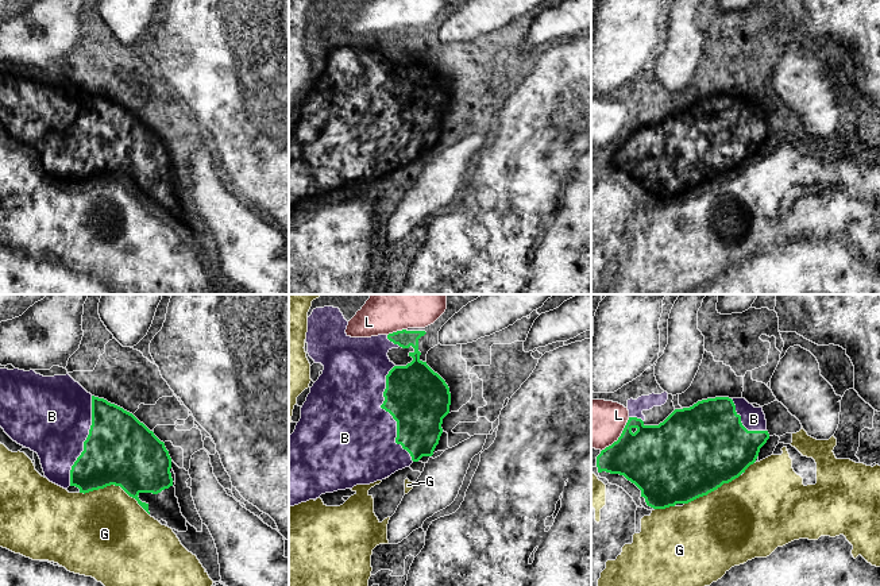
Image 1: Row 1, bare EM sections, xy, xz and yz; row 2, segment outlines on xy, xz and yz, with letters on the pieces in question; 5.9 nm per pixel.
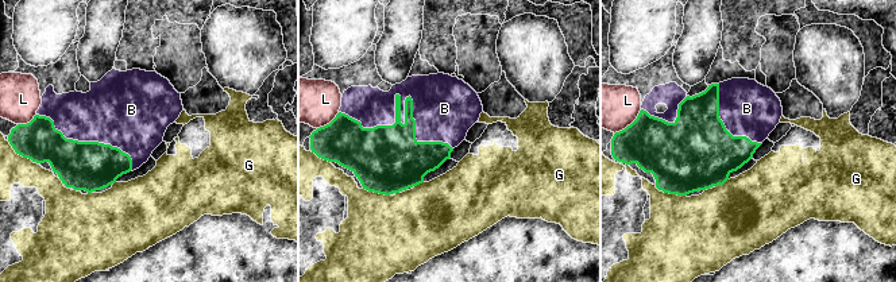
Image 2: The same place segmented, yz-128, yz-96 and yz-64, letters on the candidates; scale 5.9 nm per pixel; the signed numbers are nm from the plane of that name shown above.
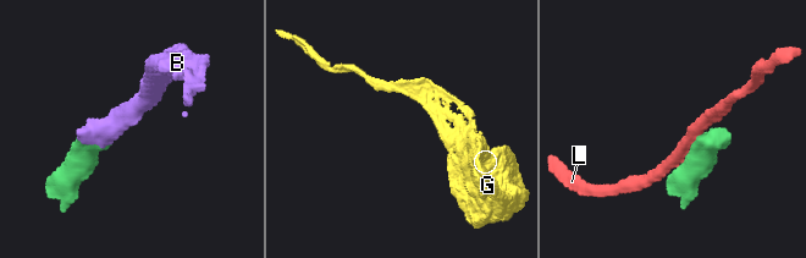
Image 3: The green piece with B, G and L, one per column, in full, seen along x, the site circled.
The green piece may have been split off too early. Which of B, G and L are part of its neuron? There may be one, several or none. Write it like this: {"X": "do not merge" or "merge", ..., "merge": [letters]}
{"B": "merge", "G": "do not merge", "L": "do not merge", "merge": ["B"]}

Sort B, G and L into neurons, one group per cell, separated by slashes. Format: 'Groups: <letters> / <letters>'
Groups: B / G / L

